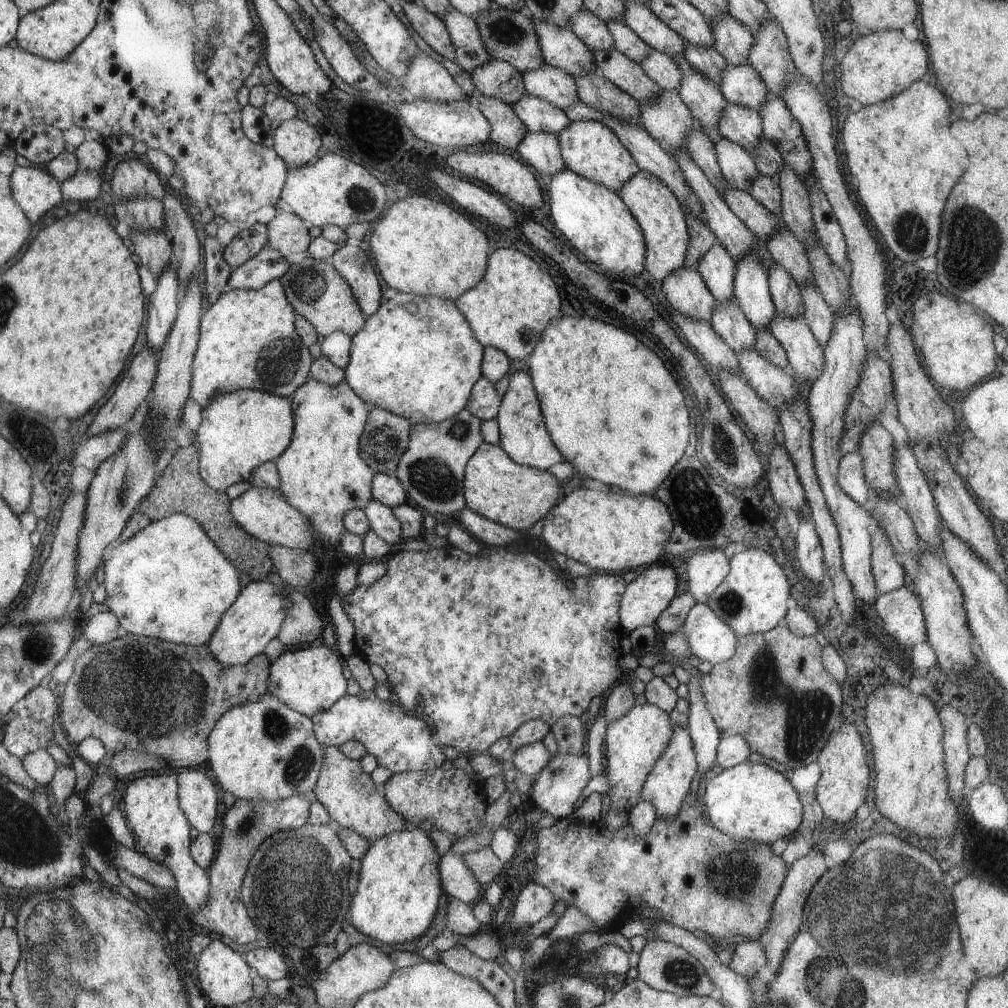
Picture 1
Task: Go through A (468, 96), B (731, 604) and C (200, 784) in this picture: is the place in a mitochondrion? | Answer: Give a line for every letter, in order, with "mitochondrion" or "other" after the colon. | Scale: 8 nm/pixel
A: other
B: mitochondrion
C: other

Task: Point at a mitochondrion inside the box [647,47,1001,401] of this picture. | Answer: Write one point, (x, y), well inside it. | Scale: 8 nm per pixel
(910, 232)

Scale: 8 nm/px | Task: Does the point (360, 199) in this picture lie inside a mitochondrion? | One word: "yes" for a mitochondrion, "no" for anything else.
yes

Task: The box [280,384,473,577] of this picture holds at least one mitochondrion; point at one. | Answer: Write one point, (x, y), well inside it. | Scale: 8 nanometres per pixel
(434, 480)

